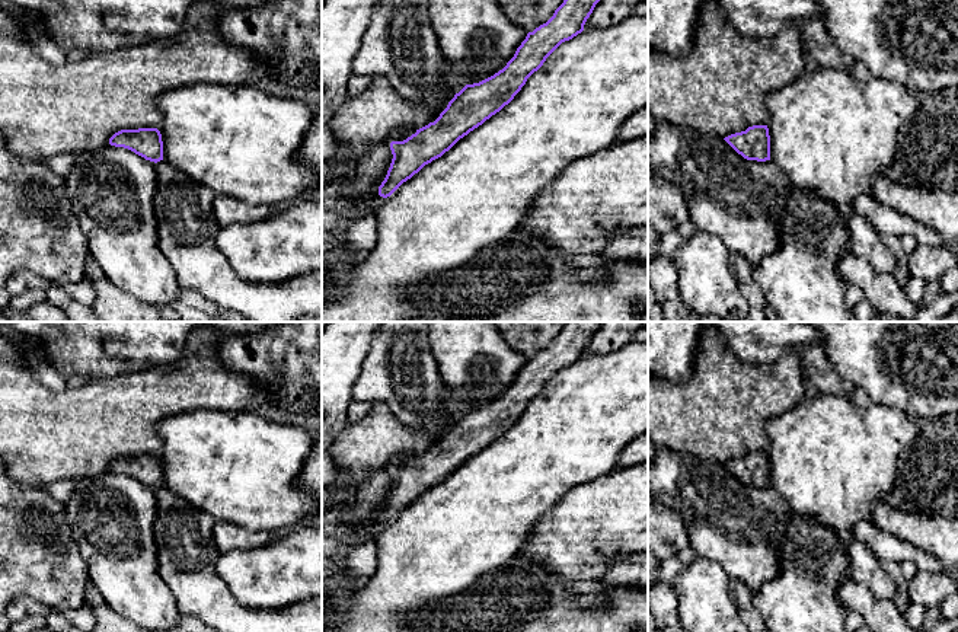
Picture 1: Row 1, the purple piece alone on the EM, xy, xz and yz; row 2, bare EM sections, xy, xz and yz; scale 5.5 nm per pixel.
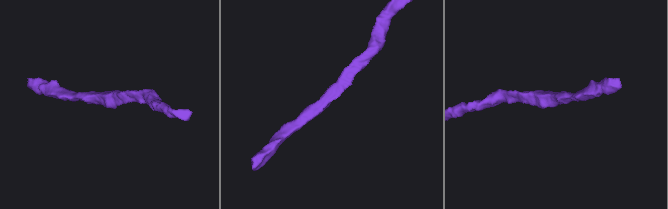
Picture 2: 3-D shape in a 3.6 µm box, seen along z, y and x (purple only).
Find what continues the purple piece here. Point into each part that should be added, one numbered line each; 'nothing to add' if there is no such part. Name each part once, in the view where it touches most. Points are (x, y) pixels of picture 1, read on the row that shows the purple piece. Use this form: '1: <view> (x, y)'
nothing to add

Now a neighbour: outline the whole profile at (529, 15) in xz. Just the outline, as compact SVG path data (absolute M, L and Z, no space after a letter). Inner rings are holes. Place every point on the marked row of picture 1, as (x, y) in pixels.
M496 0L510 22L527 33L546 23L563 0Z

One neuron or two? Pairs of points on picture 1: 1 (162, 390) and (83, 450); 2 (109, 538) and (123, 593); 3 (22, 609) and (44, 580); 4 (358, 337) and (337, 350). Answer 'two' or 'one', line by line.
1: one
2: one
3: two
4: one

